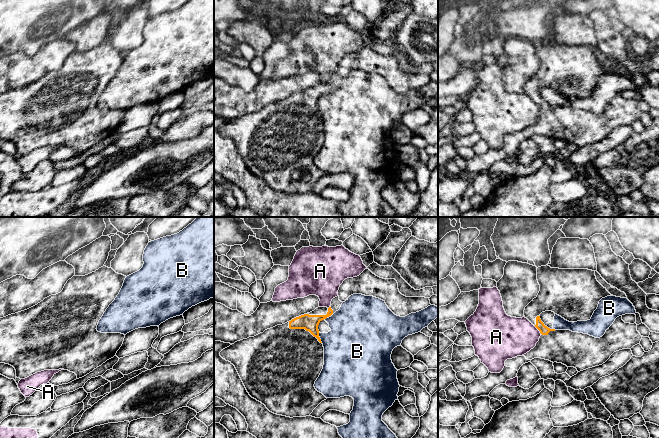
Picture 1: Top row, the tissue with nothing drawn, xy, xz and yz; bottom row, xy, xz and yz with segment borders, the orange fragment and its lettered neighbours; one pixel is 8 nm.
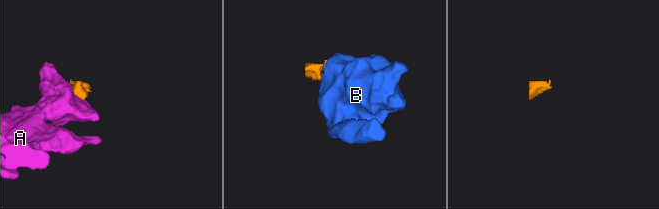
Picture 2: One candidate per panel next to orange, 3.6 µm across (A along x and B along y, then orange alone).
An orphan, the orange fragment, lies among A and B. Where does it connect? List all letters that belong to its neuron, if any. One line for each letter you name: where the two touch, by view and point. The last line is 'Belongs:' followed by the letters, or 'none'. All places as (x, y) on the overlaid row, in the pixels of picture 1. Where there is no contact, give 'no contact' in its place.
Belongs: none

